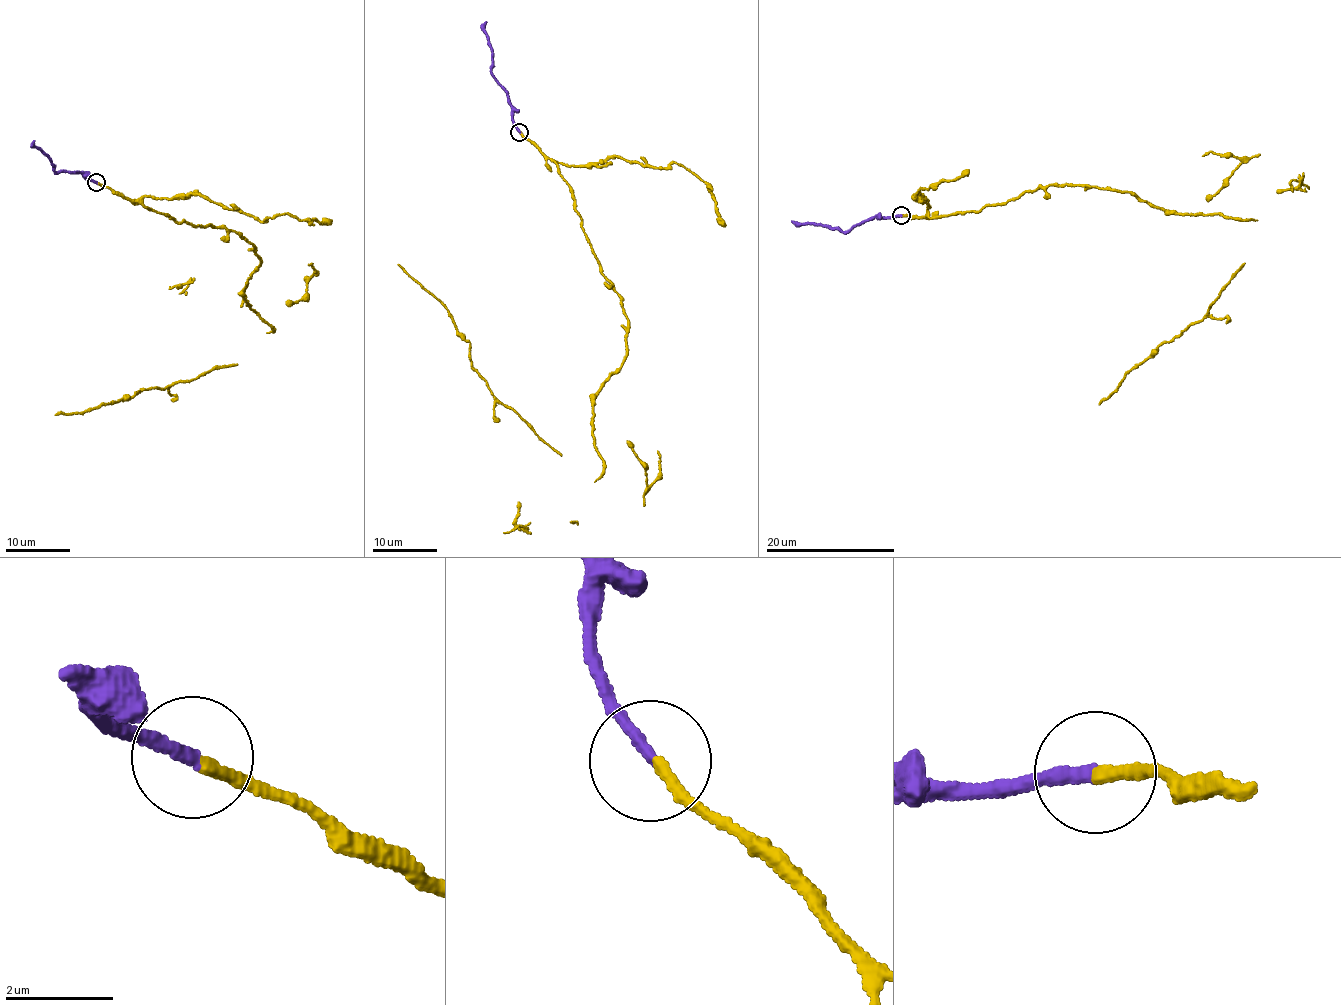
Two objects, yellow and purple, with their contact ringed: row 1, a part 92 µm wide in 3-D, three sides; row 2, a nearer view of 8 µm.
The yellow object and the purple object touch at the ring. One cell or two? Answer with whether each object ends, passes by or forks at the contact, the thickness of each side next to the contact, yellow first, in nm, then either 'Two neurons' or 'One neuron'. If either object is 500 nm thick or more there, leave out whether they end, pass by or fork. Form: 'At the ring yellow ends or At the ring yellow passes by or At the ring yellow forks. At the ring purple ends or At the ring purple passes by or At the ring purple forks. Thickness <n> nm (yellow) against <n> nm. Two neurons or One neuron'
At the ring yellow ends. At the ring purple ends. Thickness 240 nm (yellow) against 240 nm. Two neurons

